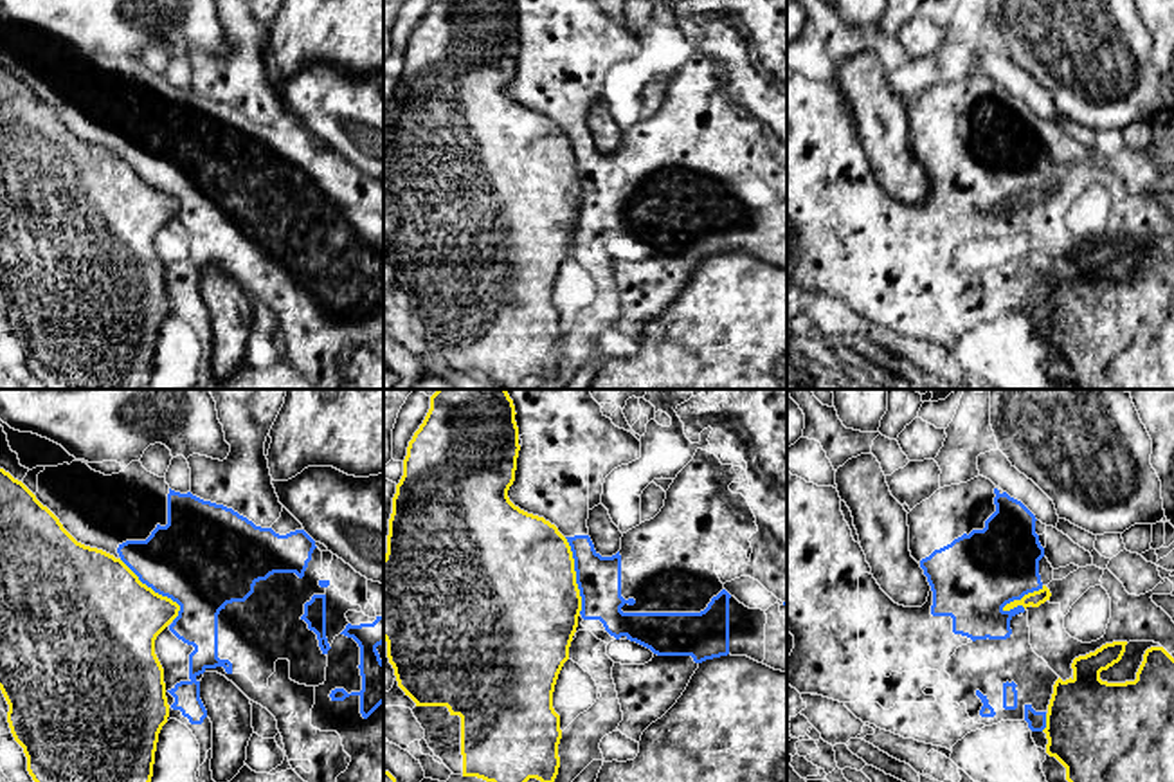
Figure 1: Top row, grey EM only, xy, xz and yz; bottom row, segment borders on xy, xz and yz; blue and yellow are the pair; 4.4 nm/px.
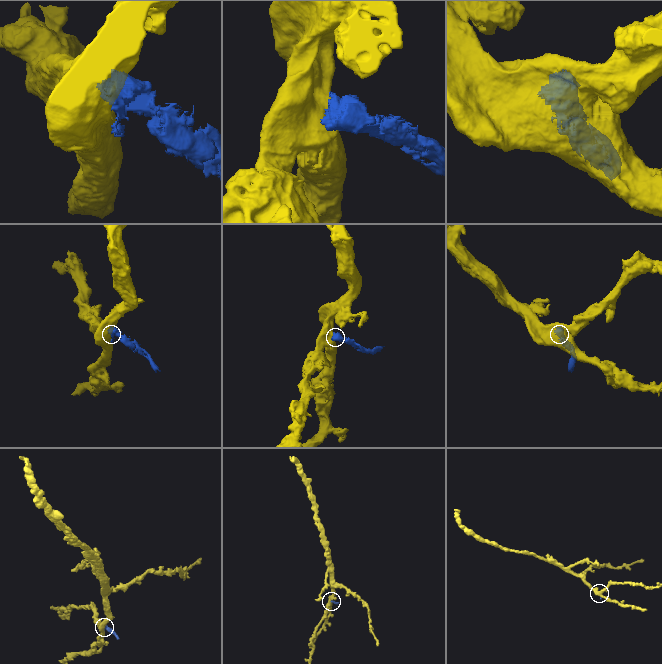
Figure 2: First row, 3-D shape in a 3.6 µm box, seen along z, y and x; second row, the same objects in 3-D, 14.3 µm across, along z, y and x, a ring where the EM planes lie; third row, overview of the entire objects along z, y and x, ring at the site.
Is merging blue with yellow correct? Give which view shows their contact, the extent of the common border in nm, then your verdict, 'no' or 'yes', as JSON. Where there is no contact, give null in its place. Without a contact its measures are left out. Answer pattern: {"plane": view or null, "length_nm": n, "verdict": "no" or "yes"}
{"plane": "xy", "length_nm": 380, "verdict": "no"}

